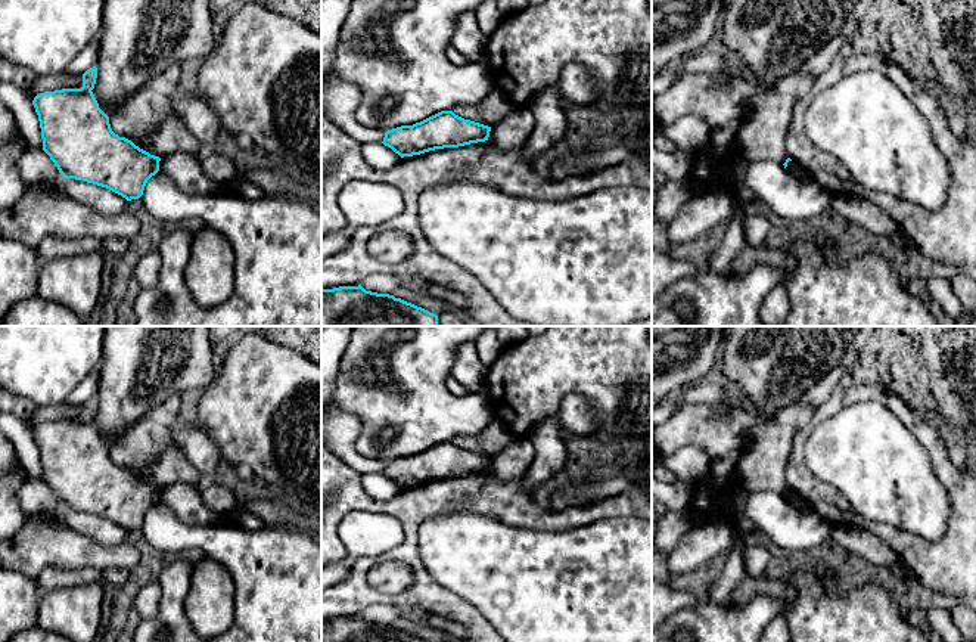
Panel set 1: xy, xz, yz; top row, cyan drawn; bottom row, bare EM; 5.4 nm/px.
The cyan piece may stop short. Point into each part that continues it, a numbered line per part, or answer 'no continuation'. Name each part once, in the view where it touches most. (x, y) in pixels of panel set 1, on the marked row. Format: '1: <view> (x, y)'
no continuation

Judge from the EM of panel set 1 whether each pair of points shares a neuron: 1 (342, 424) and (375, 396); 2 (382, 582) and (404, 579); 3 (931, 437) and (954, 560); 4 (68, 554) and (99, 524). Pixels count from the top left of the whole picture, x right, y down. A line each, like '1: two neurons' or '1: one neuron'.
1: two neurons
2: one neuron
3: one neuron
4: two neurons

